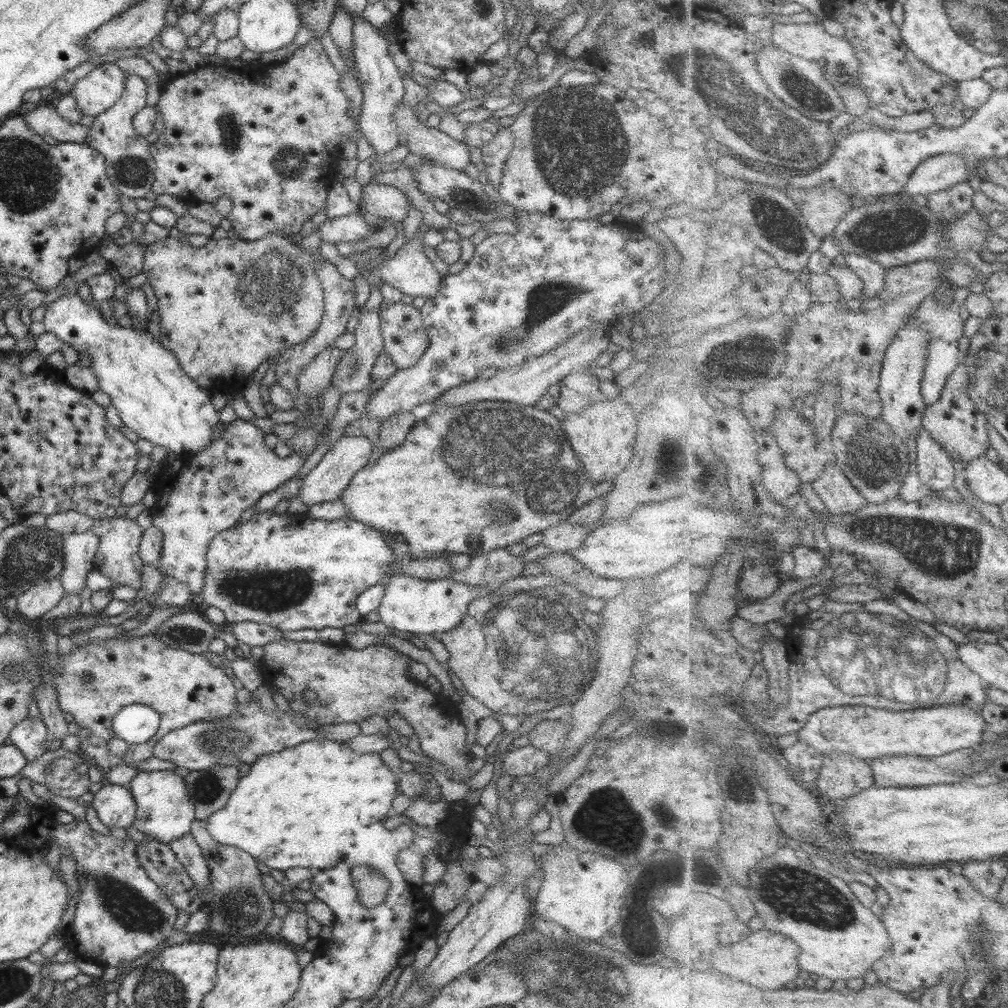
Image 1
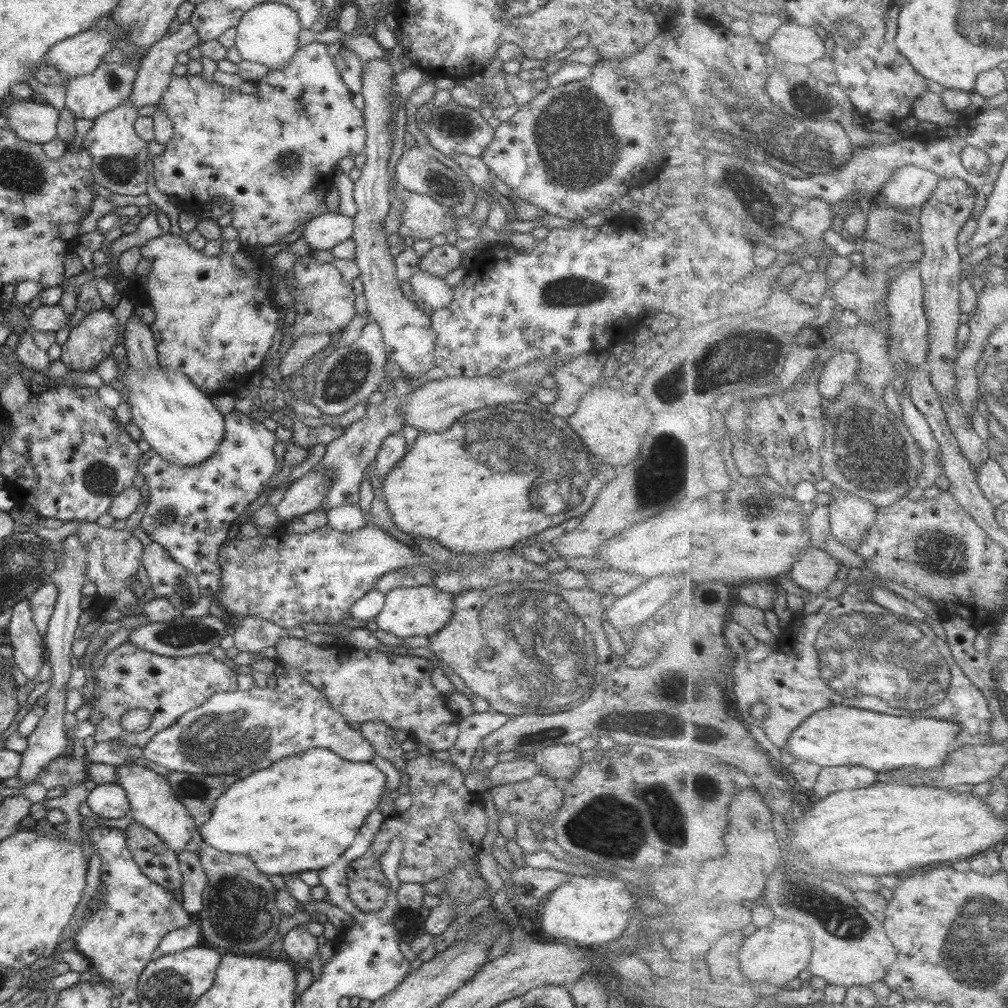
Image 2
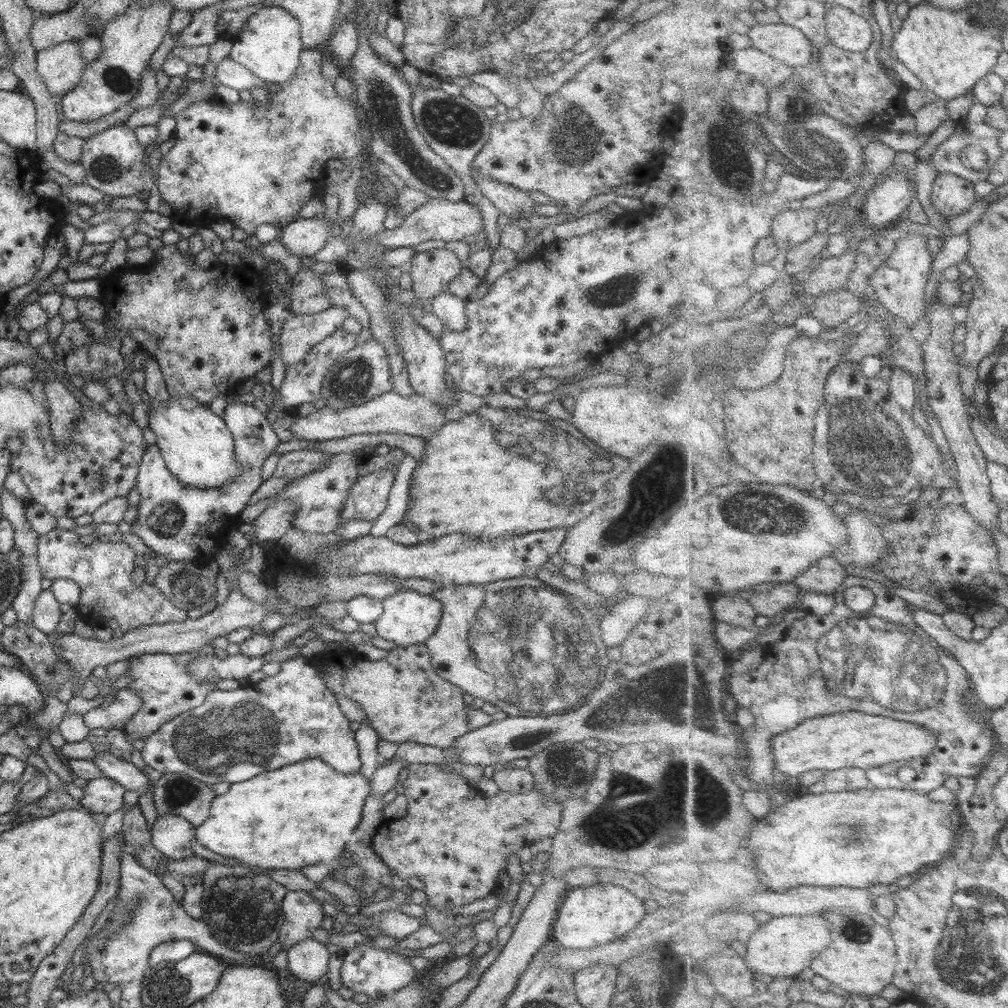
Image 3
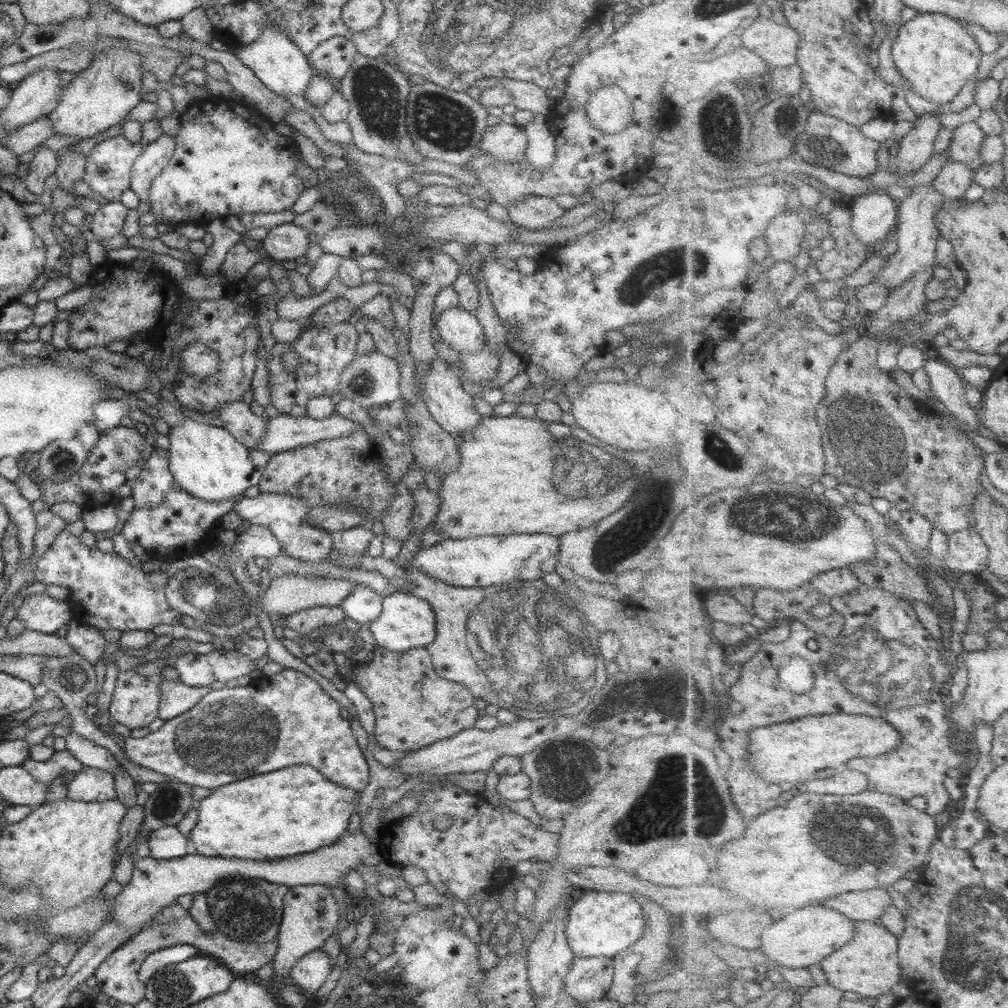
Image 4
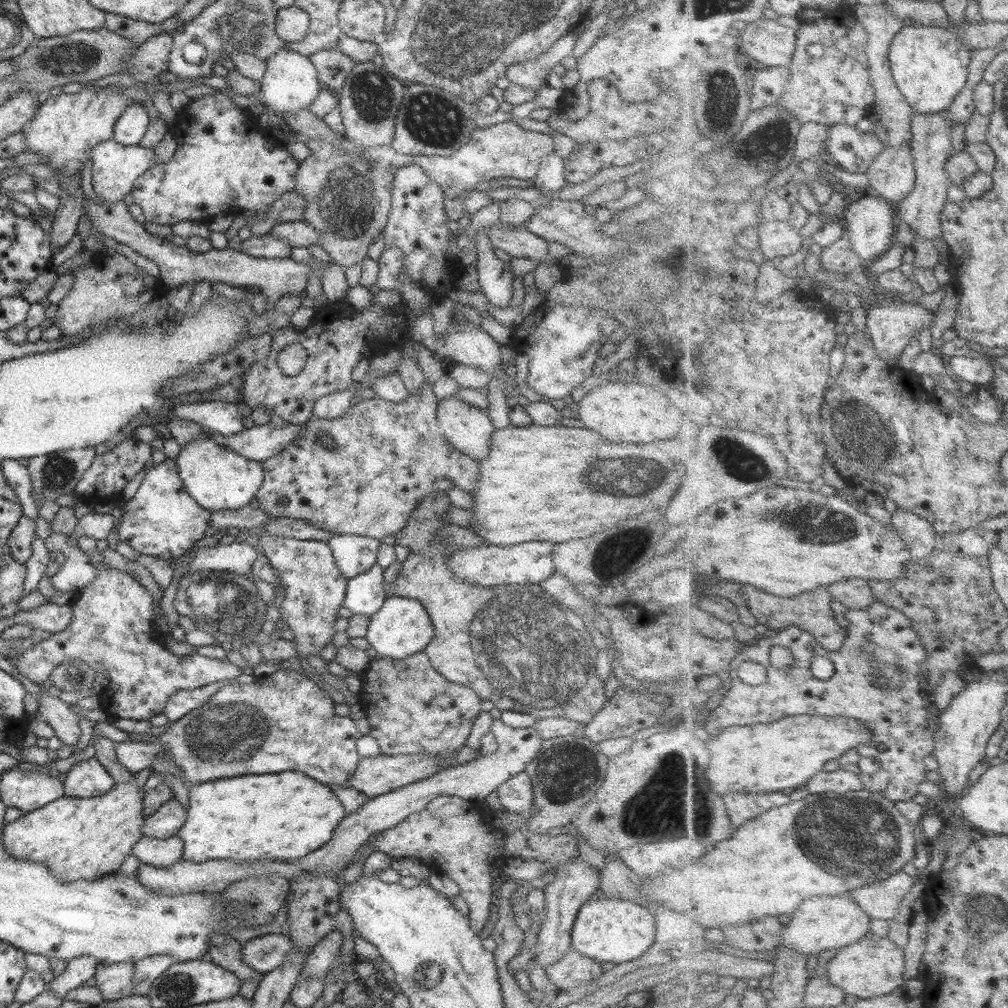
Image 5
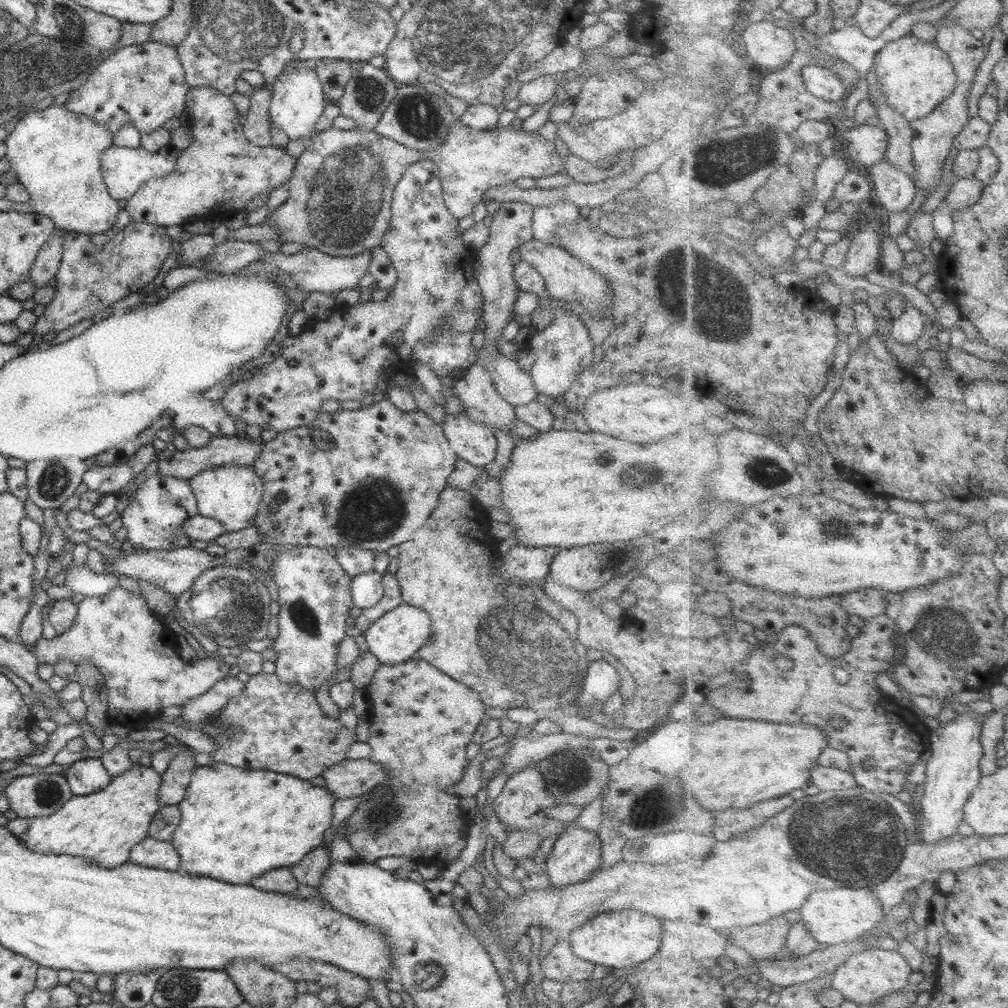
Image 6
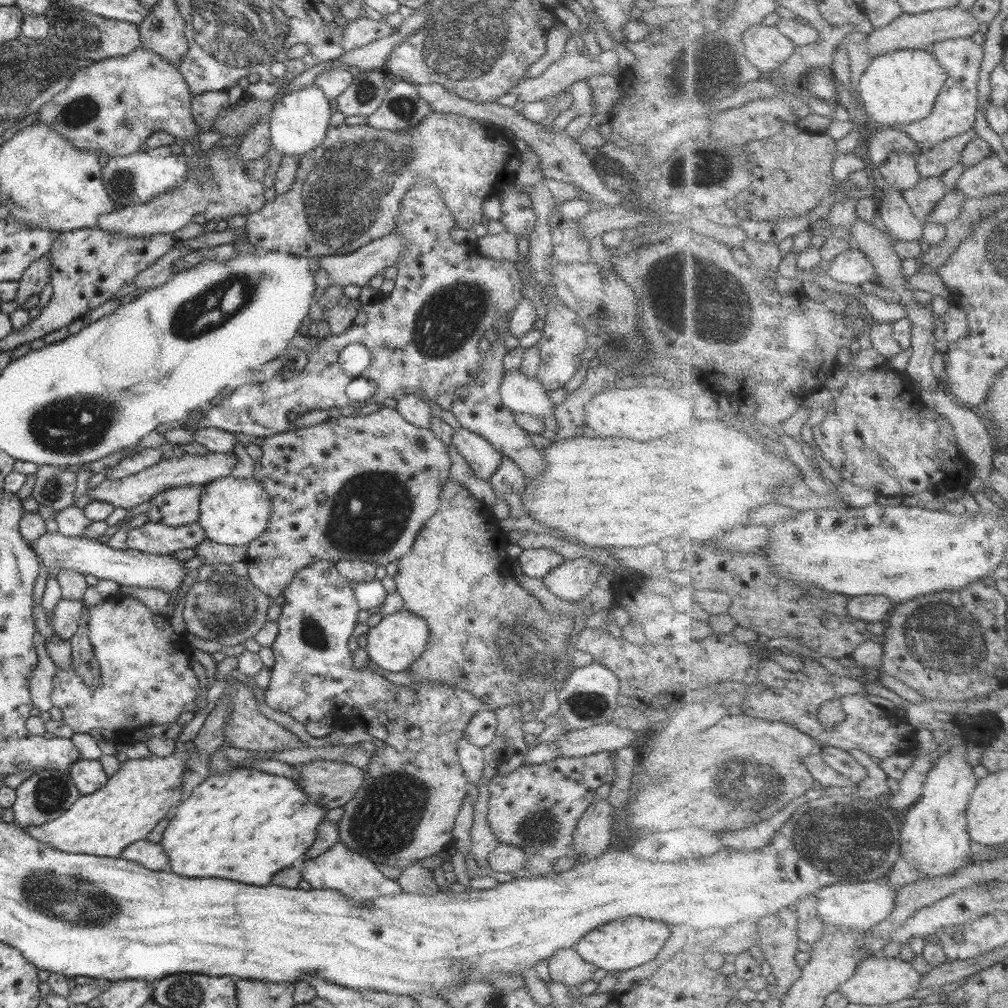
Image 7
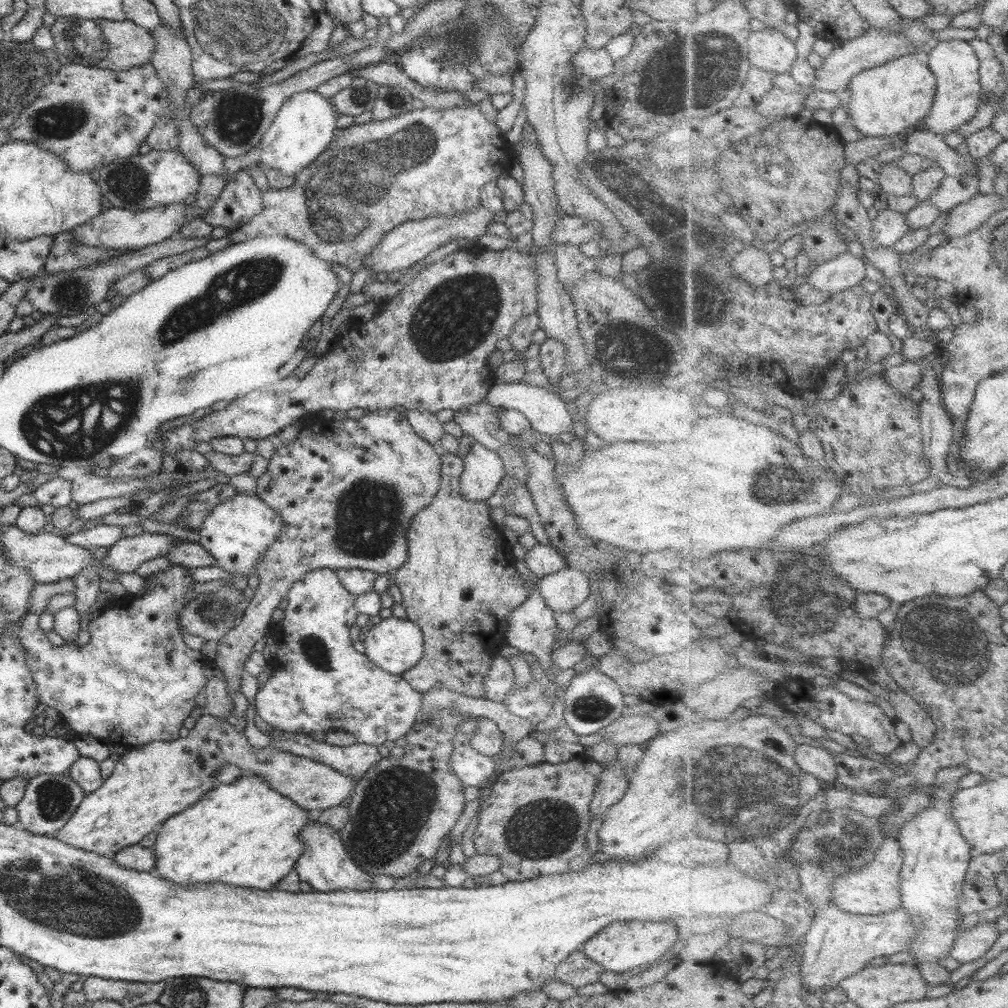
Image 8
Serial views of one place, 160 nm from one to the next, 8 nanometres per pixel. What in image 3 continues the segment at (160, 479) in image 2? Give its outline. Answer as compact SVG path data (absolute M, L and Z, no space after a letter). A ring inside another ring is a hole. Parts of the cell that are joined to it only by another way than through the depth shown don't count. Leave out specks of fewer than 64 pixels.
M240 401L229 404L224 411L225 425L232 433L234 441L234 453L236 453L236 461L241 466L241 474L233 476L229 483L219 486L217 489L199 489L188 487L187 484L177 480L166 466L162 459L160 449L151 444L146 447L146 452L142 456L141 464L139 465L139 473L137 476L138 492L141 494L139 502L138 515L135 521L131 524L131 530L142 538L145 544L150 548L176 548L176 536L182 536L186 532L186 538L192 536L204 536L204 532L210 534L210 530L222 530L226 526L226 522L230 518L236 518L242 510L246 508L252 494L262 486L262 465L265 460L277 449L281 443L280 439L274 433L272 425L268 423L268 419L260 411L256 410L252 405L246 405Z

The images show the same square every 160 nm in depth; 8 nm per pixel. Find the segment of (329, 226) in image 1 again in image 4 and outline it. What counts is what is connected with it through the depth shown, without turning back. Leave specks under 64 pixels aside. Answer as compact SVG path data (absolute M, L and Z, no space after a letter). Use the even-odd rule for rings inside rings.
M282 224L269 230L261 246L274 260L295 260L305 256L310 248L308 234L306 229L296 224Z

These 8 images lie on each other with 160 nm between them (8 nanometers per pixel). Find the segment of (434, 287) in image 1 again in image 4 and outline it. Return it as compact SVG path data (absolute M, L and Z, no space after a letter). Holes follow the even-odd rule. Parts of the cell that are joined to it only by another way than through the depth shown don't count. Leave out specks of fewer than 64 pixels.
M453 307L439 314L436 329L444 342L459 354L475 353L486 343L483 327L470 311Z

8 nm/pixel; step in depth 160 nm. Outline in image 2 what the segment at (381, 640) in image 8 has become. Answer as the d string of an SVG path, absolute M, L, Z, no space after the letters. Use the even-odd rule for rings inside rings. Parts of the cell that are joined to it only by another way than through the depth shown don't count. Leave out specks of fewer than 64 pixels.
M434 585L398 587L385 594L385 603L374 622L380 629L408 638L408 636L429 636L442 630L453 617L455 595L444 592Z

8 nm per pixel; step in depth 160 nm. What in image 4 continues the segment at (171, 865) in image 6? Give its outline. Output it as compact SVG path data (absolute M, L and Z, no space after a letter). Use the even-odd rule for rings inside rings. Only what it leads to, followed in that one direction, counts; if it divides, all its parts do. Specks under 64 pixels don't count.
M177 825L158 827L148 839L150 857L170 860L186 856L191 852L189 841Z

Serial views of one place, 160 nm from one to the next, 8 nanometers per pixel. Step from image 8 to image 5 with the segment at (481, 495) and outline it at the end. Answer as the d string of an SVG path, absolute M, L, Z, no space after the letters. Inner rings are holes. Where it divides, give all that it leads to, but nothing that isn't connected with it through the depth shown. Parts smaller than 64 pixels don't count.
M454 395L438 400L438 424L446 440L476 462L488 456L489 440L495 431L487 410L479 409Z

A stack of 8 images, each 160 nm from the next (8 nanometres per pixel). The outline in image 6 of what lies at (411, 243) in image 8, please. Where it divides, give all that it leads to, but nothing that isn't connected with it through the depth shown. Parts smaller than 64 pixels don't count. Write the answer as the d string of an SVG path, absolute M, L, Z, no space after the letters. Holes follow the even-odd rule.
M306 249L297 254L266 253L260 258L260 262L266 265L261 269L268 269L277 273L280 270L288 272L290 278L297 284L297 288L304 290L306 294L311 292L324 292L335 294L346 288L351 289L358 286L364 273L368 270L370 264L370 254L372 250L356 255L354 257L334 257L323 254L316 249Z

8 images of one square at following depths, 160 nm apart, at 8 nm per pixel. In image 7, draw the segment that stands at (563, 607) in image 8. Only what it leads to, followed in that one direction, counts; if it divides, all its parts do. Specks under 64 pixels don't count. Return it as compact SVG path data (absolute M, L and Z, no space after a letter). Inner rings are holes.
M581 554L578 558L566 560L560 563L560 566L552 568L548 574L543 578L543 583L546 588L558 598L566 601L580 600L582 596L586 596L595 585L600 569L592 560L592 555Z

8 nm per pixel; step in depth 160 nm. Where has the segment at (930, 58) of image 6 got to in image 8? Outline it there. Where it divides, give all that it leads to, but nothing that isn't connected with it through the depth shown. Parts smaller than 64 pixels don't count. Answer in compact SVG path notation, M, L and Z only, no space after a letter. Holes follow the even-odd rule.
M906 55L884 65L864 69L850 82L854 91L851 102L850 121L868 137L886 137L894 134L919 130L923 120L932 116L936 95L939 91L939 80L936 73L918 55Z

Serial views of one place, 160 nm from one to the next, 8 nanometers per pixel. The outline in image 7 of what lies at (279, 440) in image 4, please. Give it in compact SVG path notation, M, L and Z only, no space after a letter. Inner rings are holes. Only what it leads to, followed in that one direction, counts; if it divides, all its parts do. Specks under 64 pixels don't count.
M208 451L204 456L194 456L186 454L182 458L176 457L161 460L155 466L147 467L140 472L128 475L121 479L102 481L94 489L87 489L87 494L92 496L93 500L101 500L130 510L142 502L148 502L152 495L163 490L184 485L205 485L217 478L222 478L231 474L231 470L238 463L238 458L233 452L214 453Z

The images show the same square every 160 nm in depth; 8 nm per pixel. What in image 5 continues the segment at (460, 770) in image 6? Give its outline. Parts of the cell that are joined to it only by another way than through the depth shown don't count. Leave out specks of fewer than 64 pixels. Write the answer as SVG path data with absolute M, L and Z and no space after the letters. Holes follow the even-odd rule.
M416 652L412 656L405 657L402 660L394 660L392 658L382 658L378 655L370 662L369 668L366 672L361 674L363 682L362 695L359 696L360 703L363 705L365 712L368 714L368 723L370 723L369 735L378 741L382 755L407 755L407 754L429 754L436 755L438 758L444 760L453 760L455 754L459 751L460 747L465 745L466 739L469 737L472 727L480 714L480 702L482 700L466 686L456 684L446 680L431 666L428 656L424 652ZM440 796L424 810L410 815L389 830L376 832L380 836L374 845L376 851L385 852L392 858L418 858L429 869L440 871L454 880L461 890L459 895L468 904L470 928L479 934L490 918L494 891L492 870L501 870L508 857L541 860L552 870L579 857L575 835L534 834L526 824L508 833L497 829L493 822L492 811L484 808L482 801Z

